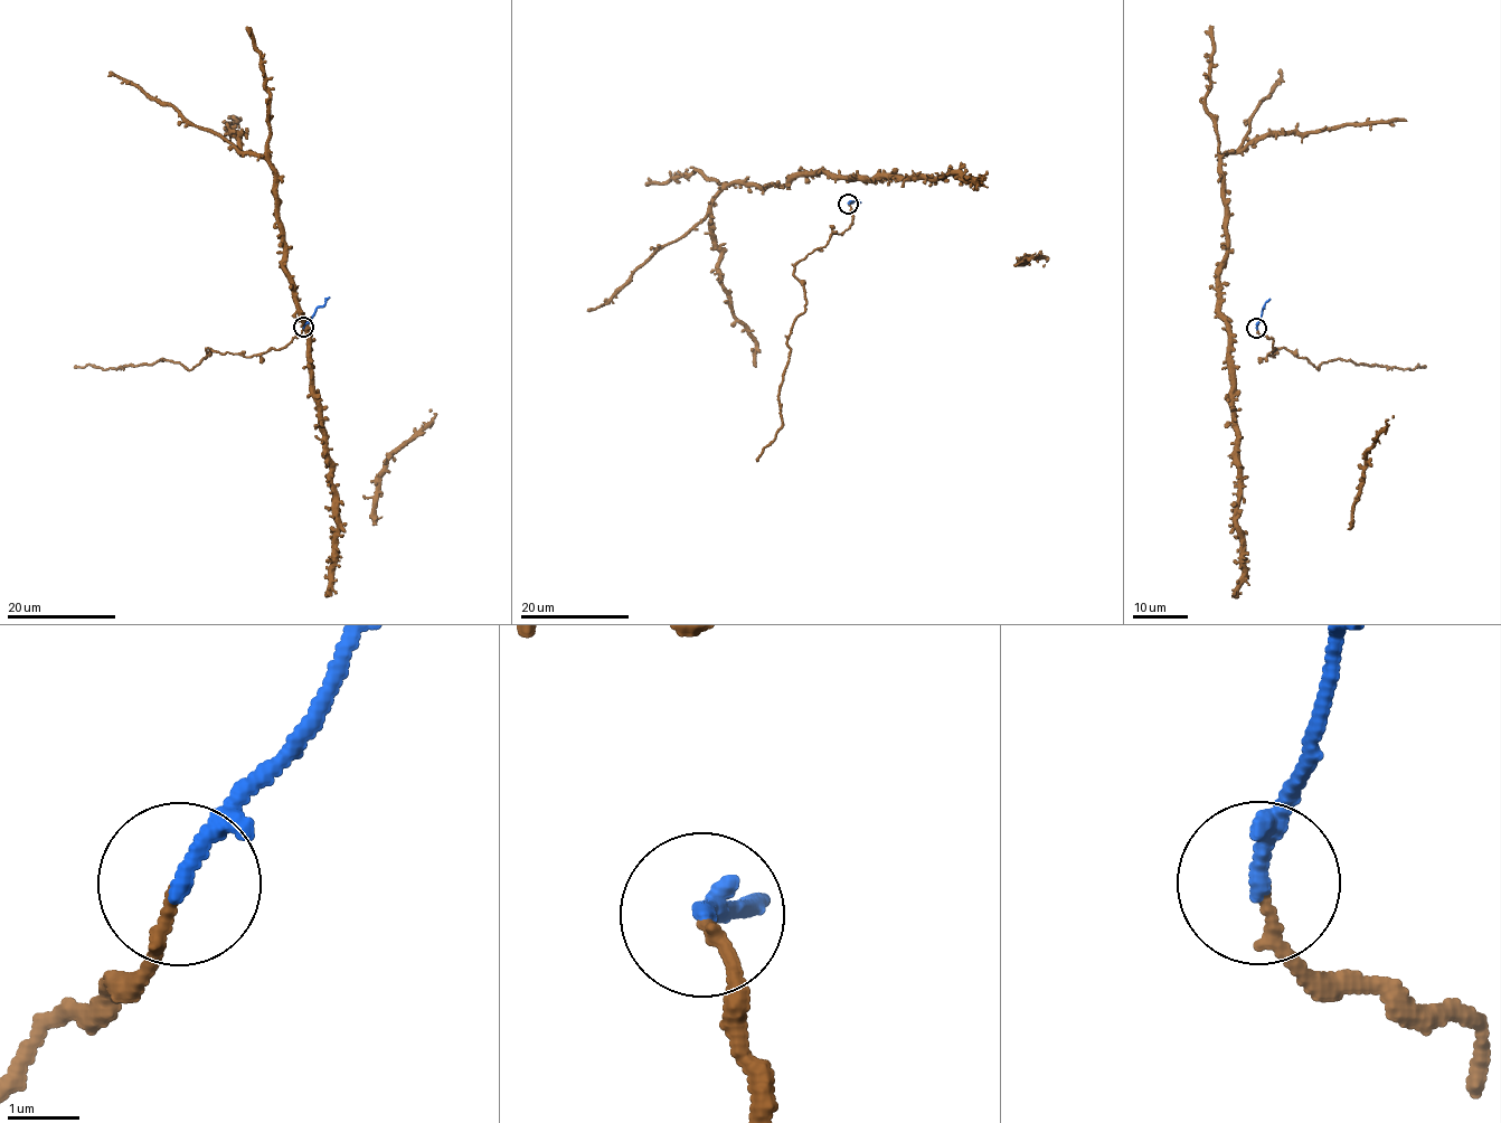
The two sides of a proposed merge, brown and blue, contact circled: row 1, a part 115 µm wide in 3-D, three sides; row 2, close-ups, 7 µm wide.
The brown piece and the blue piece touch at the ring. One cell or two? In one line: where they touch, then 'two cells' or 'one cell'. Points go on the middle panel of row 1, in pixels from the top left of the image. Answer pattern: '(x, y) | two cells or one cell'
(848, 204) | one cell

